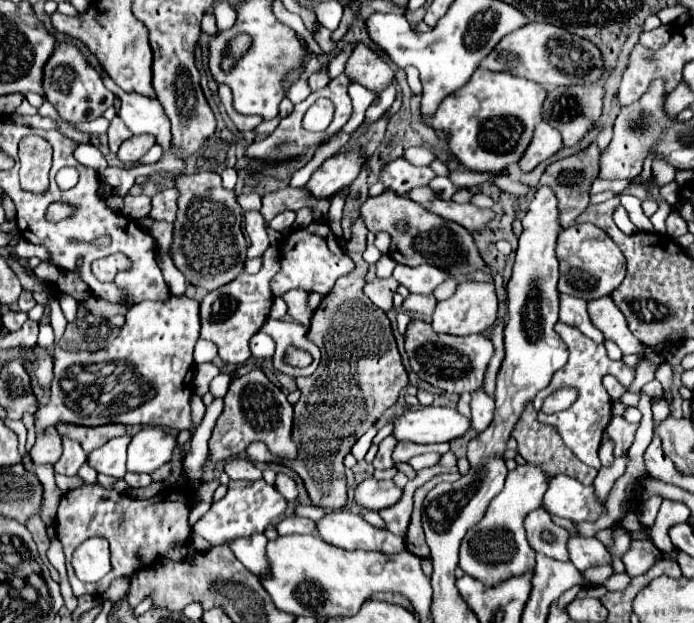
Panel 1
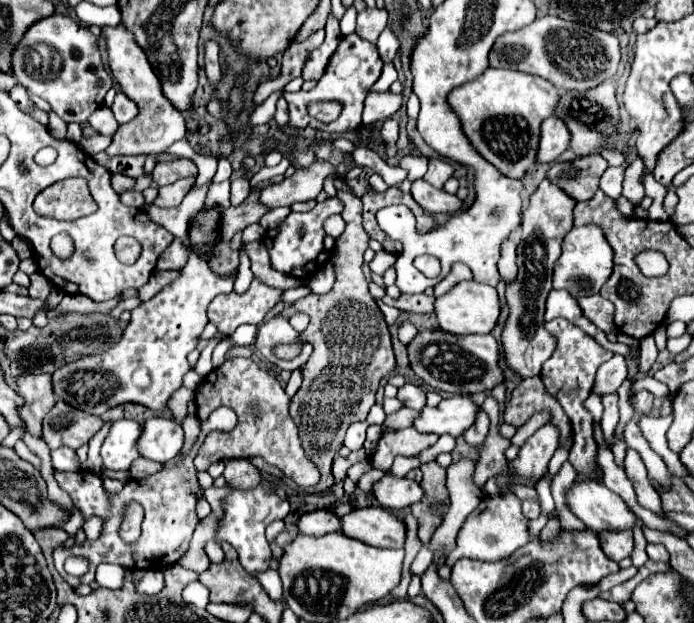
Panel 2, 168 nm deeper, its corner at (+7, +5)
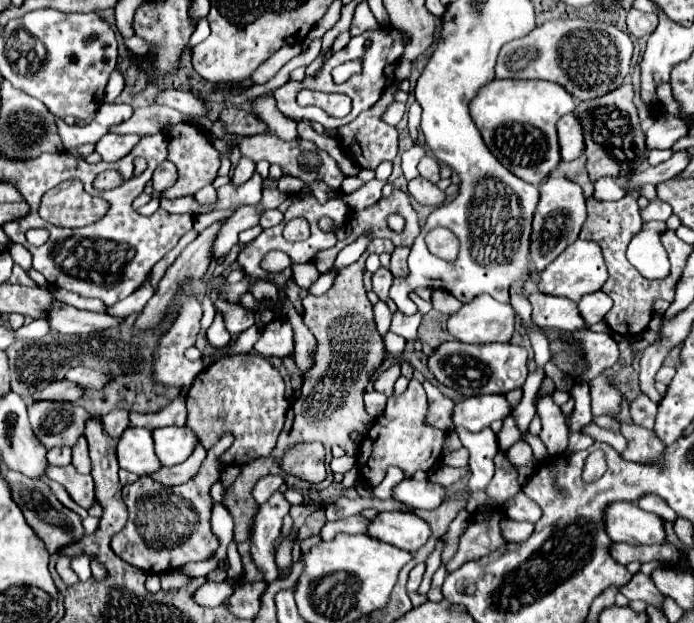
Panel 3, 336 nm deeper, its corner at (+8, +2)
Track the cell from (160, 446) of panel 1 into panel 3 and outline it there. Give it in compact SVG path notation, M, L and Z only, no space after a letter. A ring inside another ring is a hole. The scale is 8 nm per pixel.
M163 426L153 430L155 454L163 466L175 466L187 460L197 444L197 436L187 426Z

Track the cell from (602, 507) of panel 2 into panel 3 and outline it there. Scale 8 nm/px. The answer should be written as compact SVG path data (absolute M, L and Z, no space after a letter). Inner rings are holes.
M613 502L603 512L605 532L613 542L629 544L663 544L663 520L651 512L643 512L631 502Z

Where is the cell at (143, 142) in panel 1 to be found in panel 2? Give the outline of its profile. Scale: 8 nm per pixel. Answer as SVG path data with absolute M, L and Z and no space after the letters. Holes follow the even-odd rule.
M102 27L102 33L108 41L108 63L112 69L114 79L122 87L122 91L136 103L138 115L126 123L120 125L116 135L112 137L112 143L108 145L106 153L108 155L150 155L150 153L160 153L178 139L186 135L186 125L184 125L184 115L168 101L164 99L164 93L160 89L160 81L150 67L146 53L140 49L140 45L134 41L134 35L124 27Z

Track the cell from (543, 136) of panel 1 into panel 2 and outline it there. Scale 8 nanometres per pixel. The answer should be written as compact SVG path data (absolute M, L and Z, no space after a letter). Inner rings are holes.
M550 117L542 123L542 139L538 149L538 163L554 163L570 145L570 133L560 117Z

